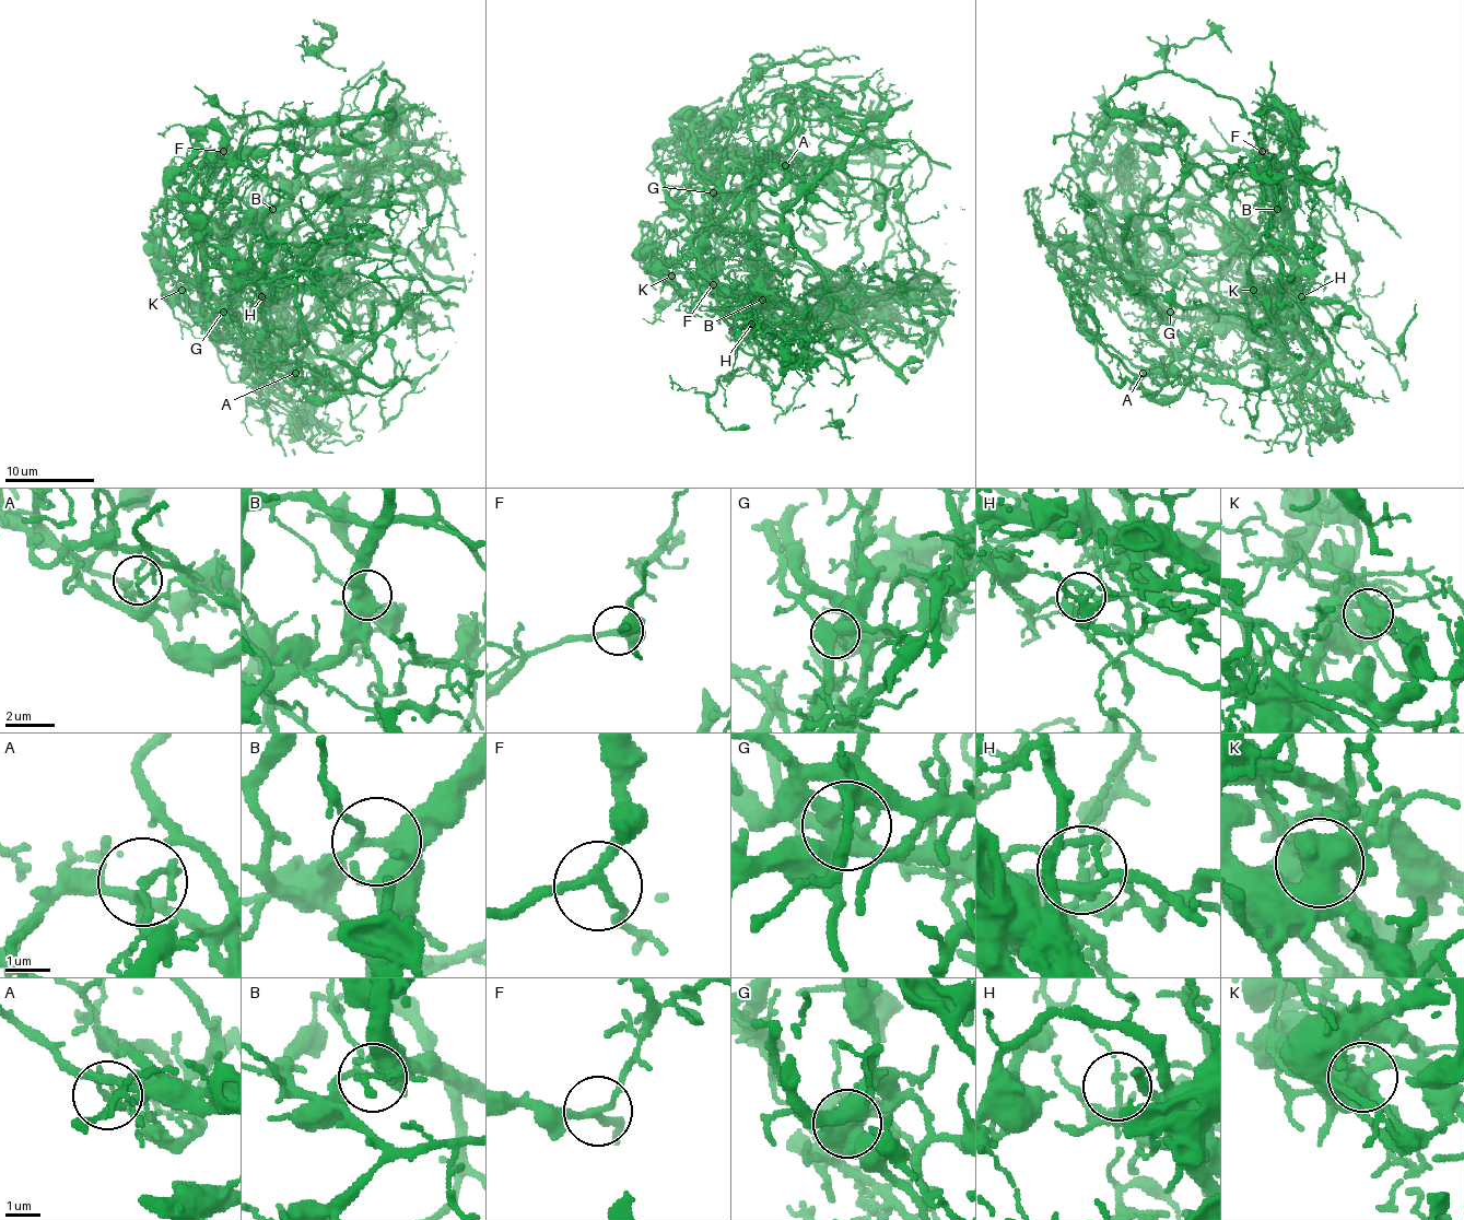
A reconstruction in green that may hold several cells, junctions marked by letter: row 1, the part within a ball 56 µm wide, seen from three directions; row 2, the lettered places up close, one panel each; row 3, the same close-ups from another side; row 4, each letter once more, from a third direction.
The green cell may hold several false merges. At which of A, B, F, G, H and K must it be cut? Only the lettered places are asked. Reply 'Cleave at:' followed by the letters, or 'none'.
Cleave at: A, G, H, K

